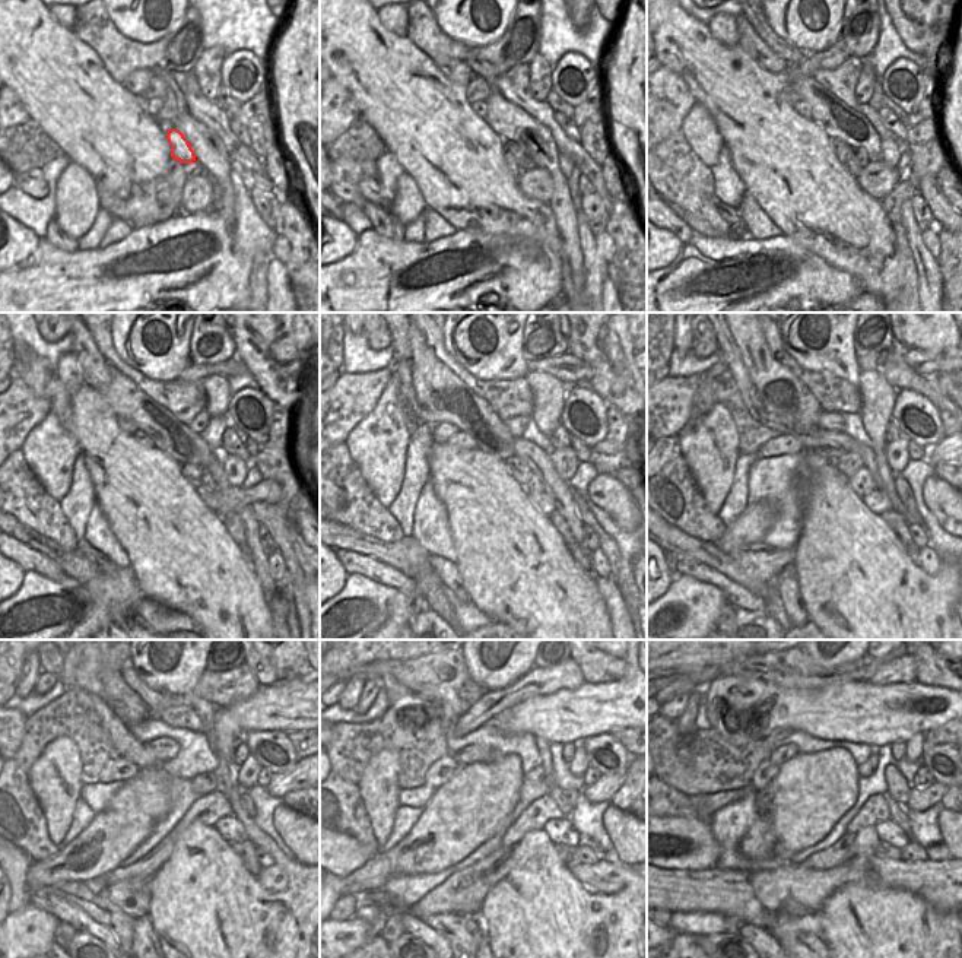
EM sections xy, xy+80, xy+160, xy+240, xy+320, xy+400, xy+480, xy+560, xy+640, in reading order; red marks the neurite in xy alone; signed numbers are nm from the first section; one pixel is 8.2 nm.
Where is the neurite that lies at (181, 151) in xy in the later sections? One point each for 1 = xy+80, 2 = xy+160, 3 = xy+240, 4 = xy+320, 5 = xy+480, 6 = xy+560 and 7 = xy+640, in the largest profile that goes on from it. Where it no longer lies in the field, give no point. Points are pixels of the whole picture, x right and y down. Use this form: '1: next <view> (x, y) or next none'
1: next xy+80 (517, 151)
2: next xy+160 (853, 167)
3: next xy+240 (209, 498)
4: next xy+320 (543, 503)
5: next xy+480 (232, 831)
6: next xy+560 (562, 831)
7: next xy+640 (888, 831)

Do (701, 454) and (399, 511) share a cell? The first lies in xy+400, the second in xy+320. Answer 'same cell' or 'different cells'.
different cells

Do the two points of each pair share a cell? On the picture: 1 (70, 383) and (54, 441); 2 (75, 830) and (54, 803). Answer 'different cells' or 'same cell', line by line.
1: same cell
2: different cells

